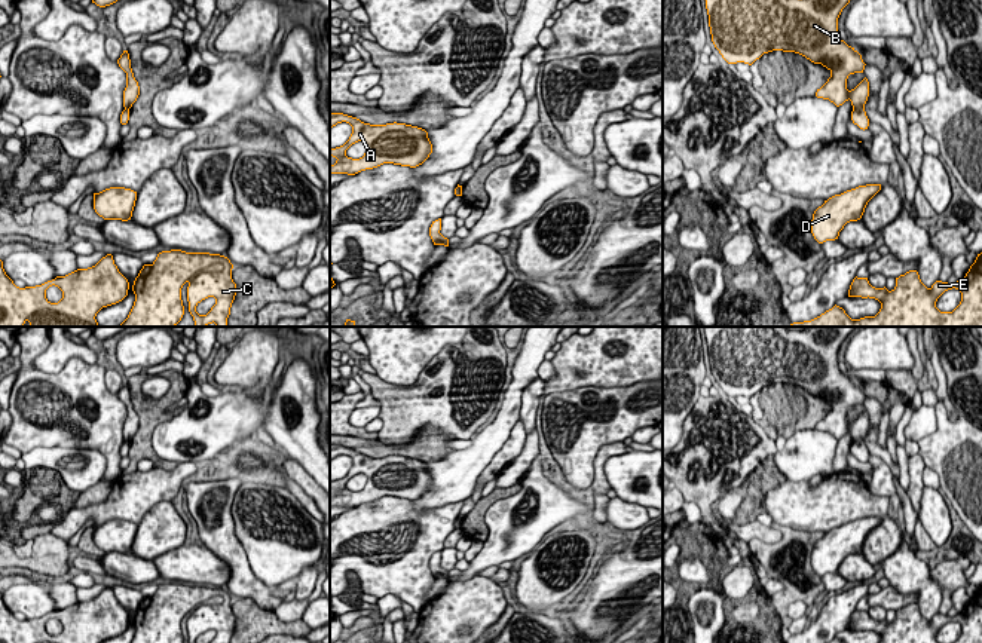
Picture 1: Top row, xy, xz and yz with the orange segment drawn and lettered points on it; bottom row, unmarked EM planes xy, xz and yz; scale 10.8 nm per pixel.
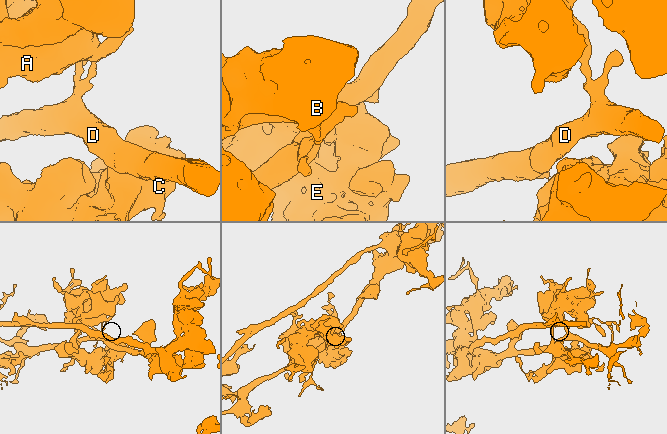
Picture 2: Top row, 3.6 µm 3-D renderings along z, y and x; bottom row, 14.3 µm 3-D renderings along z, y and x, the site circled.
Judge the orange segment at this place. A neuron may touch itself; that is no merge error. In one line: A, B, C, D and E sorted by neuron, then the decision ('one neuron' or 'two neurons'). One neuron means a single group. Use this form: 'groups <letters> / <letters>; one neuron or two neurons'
groups A B C E / D; two neurons

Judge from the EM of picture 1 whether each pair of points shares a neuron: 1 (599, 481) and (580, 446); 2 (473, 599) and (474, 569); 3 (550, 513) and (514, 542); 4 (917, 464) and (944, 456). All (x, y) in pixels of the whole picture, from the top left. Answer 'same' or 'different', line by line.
1: different
2: different
3: same
4: different

